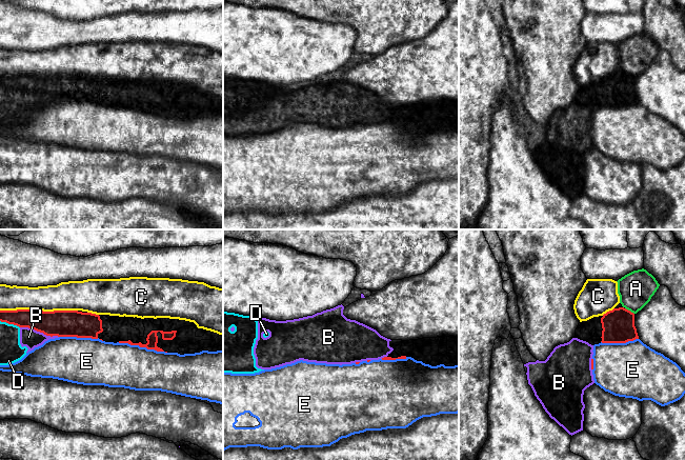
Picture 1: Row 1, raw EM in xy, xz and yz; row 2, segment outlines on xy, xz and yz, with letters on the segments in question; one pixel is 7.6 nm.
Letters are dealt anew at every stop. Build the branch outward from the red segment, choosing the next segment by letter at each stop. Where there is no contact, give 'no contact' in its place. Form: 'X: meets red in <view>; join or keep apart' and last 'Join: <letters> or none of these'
A: meets red in yz; keep apart
B: meets red in xy; keep apart
C: meets red in xy; keep apart
D: meets red in xy; keep apart
E: meets red in xy; keep apart
Join: none of these

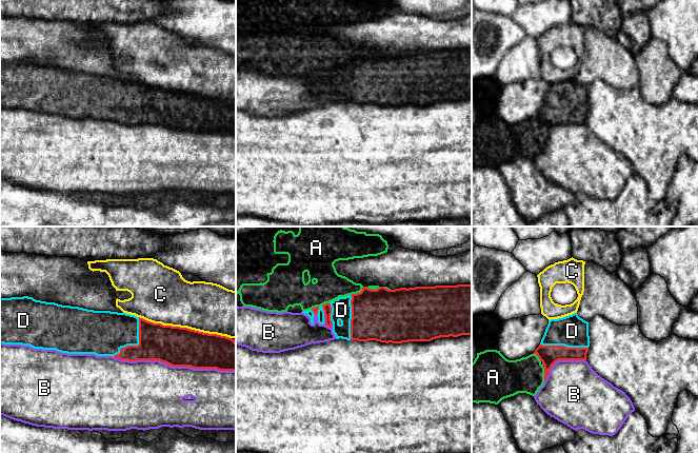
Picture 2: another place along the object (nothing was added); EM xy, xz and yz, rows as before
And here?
A: meets red in xz; keep apart
B: meets red in xy; keep apart
C: meets red in xy; keep apart
D: meets red in xy; join
Join: D

